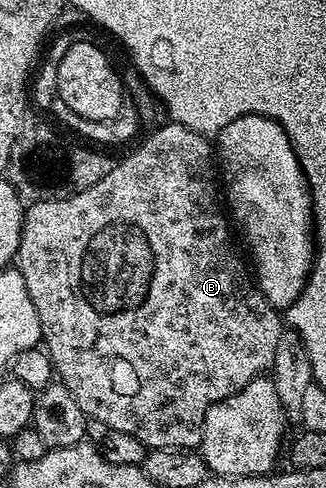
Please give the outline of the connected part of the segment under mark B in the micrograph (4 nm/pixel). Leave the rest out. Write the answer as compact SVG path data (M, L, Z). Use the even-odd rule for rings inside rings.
M170 121L167 124L167 127L162 127L159 131L152 132L131 155L126 155L123 159L119 158L115 162L113 169L108 173L108 177L96 181L96 185L92 185L83 191L75 191L69 199L39 199L31 202L25 208L22 216L22 236L20 237L20 249L16 256L16 270L24 277L24 285L28 285L28 297L32 297L32 305L36 305L36 313L40 317L40 325L42 326L41 342L44 344L46 354L50 356L50 363L54 367L55 376L68 389L68 393L72 393L72 397L76 397L76 401L80 405L80 409L86 414L87 420L95 419L104 425L112 425L112 429L120 429L120 433L128 433L132 437L139 439L147 449L158 448L166 451L177 451L179 449L194 449L201 444L204 417L212 405L232 397L237 391L244 389L244 385L248 385L252 380L271 370L273 357L276 356L276 347L280 344L284 330L284 319L280 314L279 308L271 305L262 296L261 289L259 289L257 282L255 282L251 272L248 270L247 260L245 258L242 260L238 256L238 251L234 248L233 241L230 240L232 223L228 218L223 196L220 194L220 179L216 174L216 155L212 150L211 140L207 136L196 133L179 123Z

